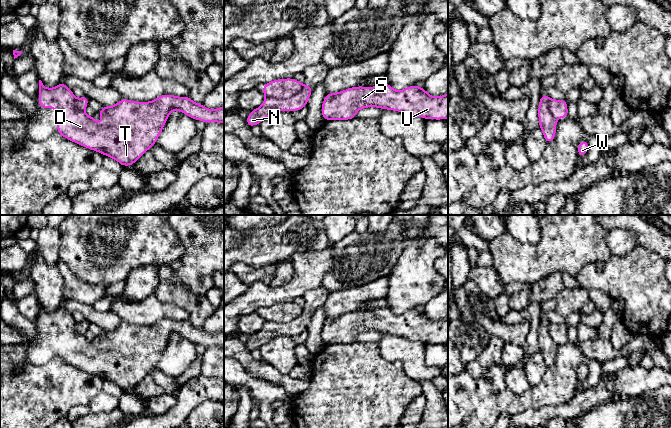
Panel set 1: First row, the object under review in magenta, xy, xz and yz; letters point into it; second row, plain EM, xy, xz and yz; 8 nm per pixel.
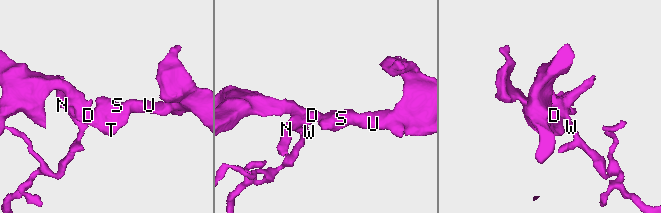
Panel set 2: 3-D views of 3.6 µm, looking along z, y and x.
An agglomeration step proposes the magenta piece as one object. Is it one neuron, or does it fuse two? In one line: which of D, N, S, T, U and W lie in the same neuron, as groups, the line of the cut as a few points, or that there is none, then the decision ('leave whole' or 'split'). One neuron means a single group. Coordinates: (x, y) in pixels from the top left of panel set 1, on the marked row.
groups D S T U / N W; cut xz (305, 85), (288, 98), (266, 97); split

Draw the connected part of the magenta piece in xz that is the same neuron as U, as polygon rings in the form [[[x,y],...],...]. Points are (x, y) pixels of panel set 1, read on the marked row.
[[[381,83],[373,87],[356,86],[341,92],[327,93],[321,106],[321,113],[324,120],[351,120],[356,118],[357,111],[368,107],[398,111],[412,117],[423,117],[425,120],[447,120],[448,93],[434,97],[429,95],[425,88],[421,88],[417,84],[401,91],[394,90],[390,83]]]

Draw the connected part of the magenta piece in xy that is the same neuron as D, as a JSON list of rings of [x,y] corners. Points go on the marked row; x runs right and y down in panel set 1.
[[[39,80],[38,92],[38,106],[57,111],[59,135],[118,161],[120,166],[132,166],[156,144],[174,110],[195,121],[224,124],[224,106],[208,109],[189,96],[164,94],[148,102],[121,98],[115,105],[103,106],[98,115],[104,124],[99,125],[84,110],[75,108],[76,97],[63,81],[54,88],[47,88]]]

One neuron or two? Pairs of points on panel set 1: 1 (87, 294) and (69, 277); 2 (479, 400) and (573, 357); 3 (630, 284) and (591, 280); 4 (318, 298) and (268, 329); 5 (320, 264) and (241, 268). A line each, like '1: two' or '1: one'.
1: one
2: one
3: one
4: one
5: two

